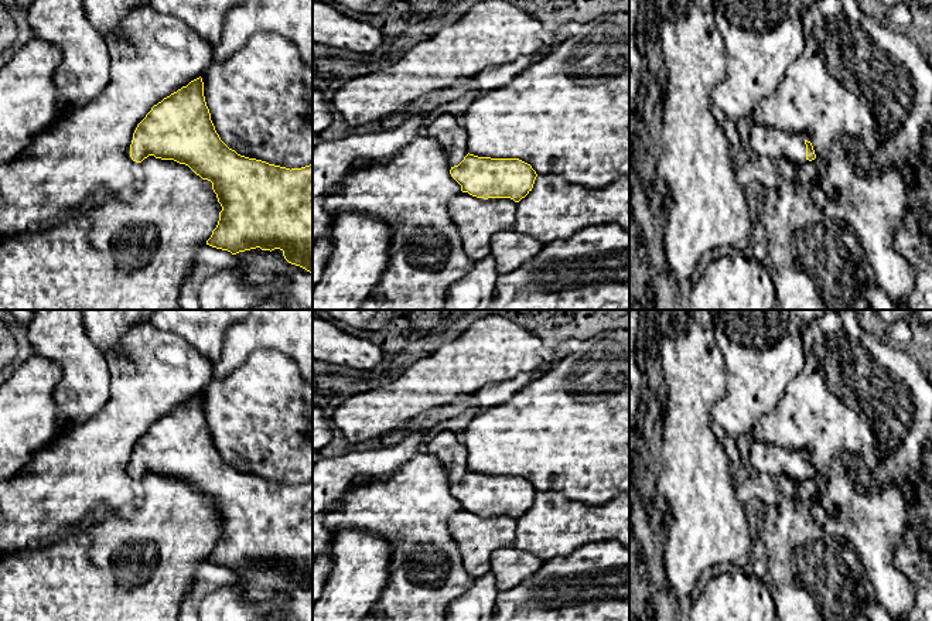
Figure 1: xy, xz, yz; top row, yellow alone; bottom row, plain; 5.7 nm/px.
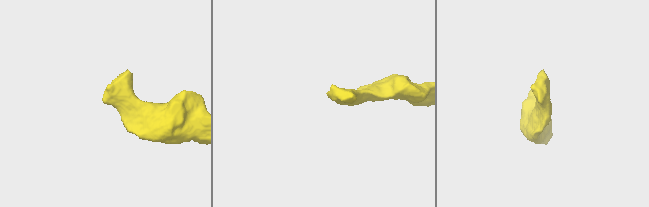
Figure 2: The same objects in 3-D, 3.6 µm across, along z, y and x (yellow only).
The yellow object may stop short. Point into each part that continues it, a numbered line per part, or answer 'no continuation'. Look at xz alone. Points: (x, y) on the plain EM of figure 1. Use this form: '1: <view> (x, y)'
1: xz (447, 446)

